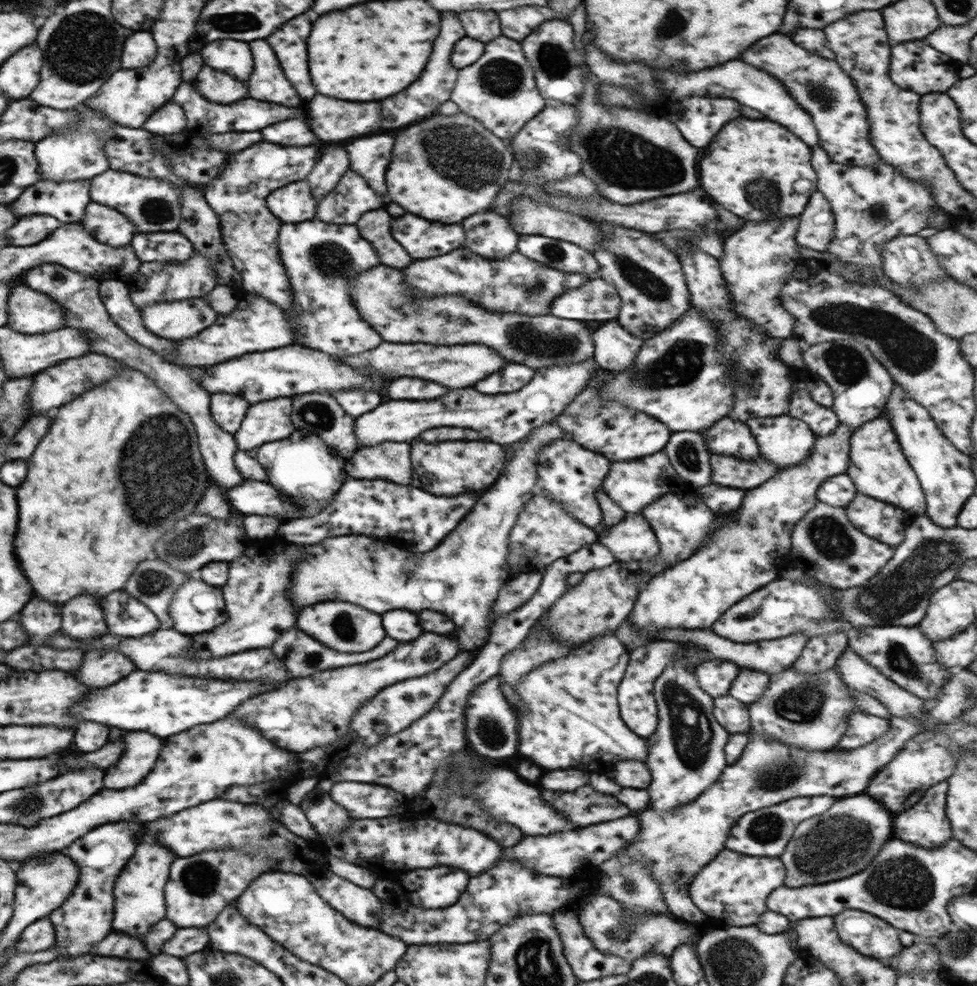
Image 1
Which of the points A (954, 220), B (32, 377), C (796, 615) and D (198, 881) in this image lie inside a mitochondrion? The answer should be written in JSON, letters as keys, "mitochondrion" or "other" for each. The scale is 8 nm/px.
{"A":"other","B":"other","C":"mitochondrion","D":"mitochondrion"}

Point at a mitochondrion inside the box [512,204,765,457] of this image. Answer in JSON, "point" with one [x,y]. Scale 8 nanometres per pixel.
{"point":[681,364]}

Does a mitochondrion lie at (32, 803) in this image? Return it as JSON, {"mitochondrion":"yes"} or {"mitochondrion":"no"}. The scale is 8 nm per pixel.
{"mitochondrion":"yes"}

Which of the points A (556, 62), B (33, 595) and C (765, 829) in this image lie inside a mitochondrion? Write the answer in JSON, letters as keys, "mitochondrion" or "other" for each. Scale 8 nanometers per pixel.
{"A":"mitochondrion","B":"other","C":"mitochondrion"}

